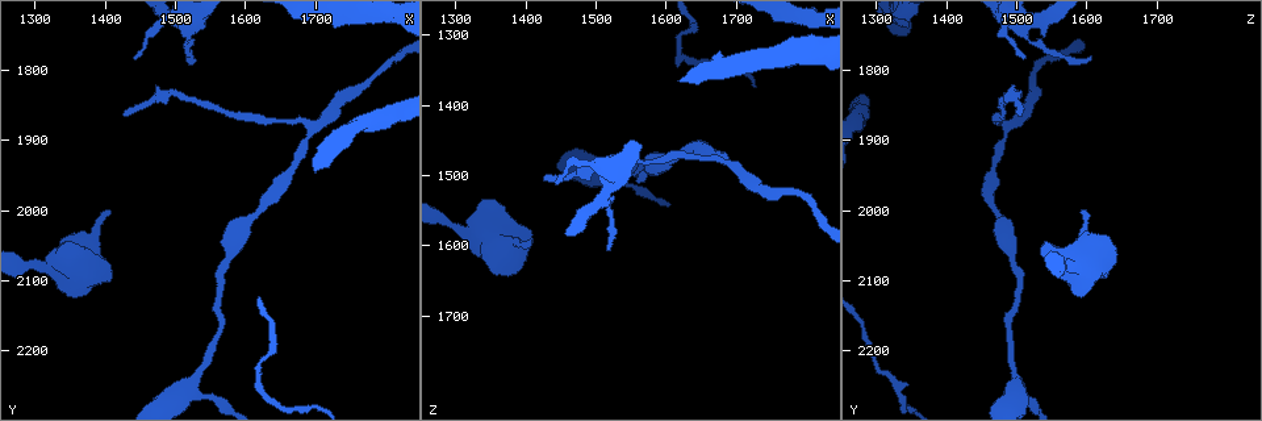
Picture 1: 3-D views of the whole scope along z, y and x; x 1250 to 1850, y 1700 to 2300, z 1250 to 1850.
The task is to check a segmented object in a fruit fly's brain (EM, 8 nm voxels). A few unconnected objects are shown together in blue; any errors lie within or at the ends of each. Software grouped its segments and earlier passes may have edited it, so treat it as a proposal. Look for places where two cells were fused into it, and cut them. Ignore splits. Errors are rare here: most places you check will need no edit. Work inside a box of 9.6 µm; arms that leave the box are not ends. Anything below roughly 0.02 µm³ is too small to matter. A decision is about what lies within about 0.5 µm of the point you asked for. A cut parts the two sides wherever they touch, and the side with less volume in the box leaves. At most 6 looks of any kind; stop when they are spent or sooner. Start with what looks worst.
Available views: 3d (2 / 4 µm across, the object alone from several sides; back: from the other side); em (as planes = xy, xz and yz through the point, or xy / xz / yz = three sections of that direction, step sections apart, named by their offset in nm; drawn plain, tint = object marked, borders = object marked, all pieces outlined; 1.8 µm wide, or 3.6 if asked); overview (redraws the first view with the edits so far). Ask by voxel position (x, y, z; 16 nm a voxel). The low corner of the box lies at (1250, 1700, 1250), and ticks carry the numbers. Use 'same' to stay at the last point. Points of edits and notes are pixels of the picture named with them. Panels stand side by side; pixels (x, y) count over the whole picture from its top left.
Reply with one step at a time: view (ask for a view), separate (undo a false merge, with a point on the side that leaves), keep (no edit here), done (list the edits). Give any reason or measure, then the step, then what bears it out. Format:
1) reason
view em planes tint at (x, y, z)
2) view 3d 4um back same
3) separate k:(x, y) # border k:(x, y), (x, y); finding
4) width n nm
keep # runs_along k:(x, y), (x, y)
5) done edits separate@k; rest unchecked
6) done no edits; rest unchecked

calibre changes
view em planes tint at (1695, 1885, 1485)

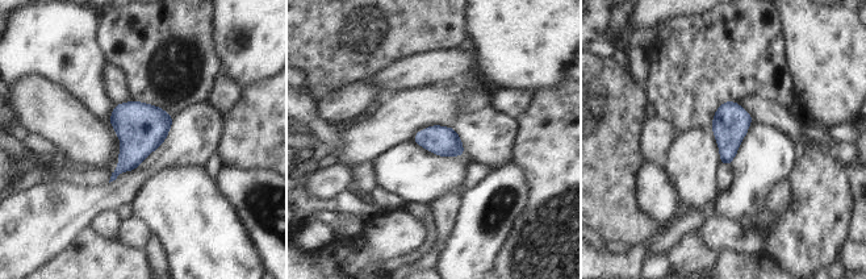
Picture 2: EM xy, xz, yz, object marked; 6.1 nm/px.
keep # continuous, no second cell

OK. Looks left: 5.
a fork
view em 3.6um planes tint at (1515, 2260, 1505)

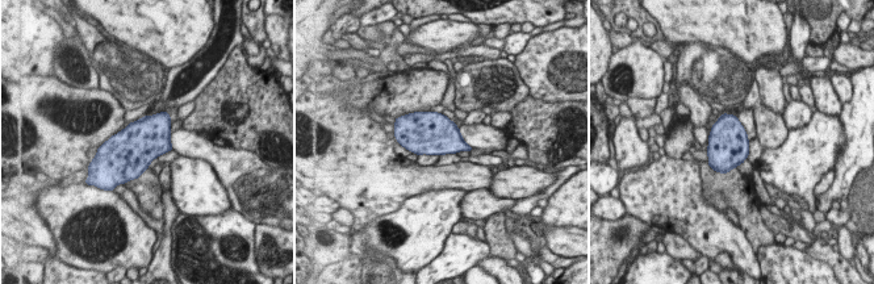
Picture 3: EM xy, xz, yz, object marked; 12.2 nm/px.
keep # continuous, no second cell

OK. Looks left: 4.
narrows sharply
view em xz step 4 tint at (1330, 2080, 1590)

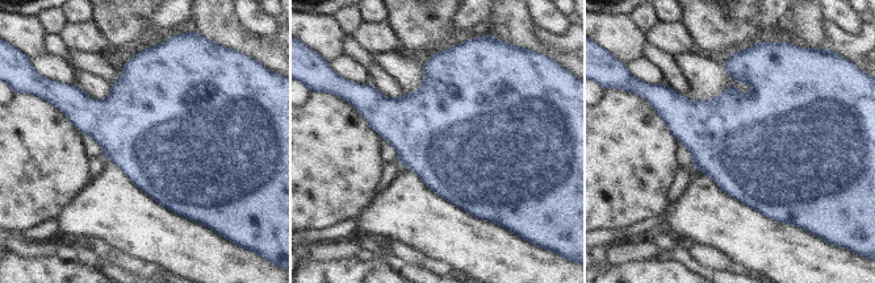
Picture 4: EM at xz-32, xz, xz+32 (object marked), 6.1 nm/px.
another direction
view em planes tint same

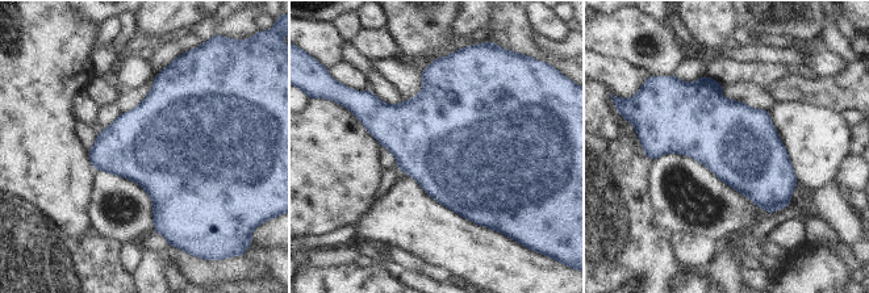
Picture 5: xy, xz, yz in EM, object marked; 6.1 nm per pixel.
keep # one cell here

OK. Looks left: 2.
done no edits; rest unchecked

